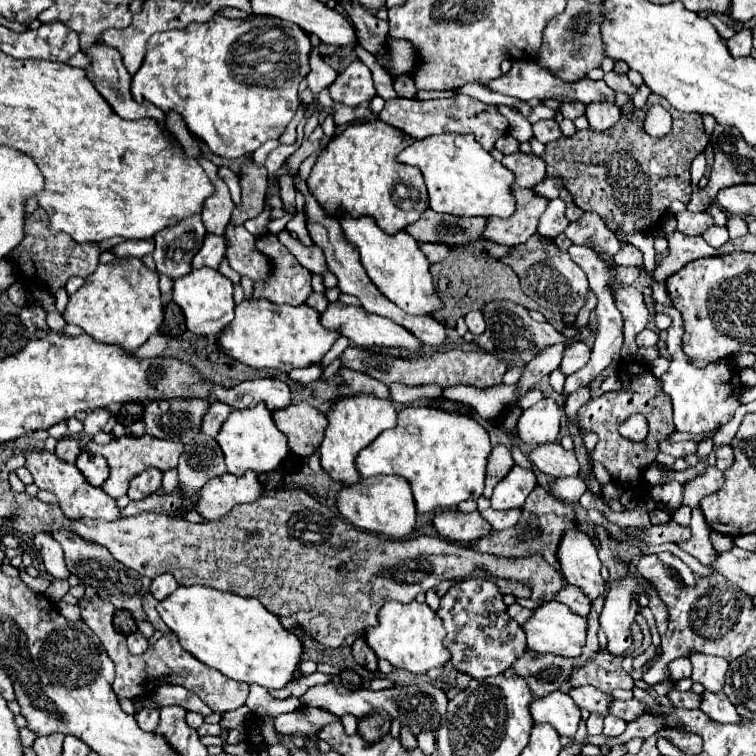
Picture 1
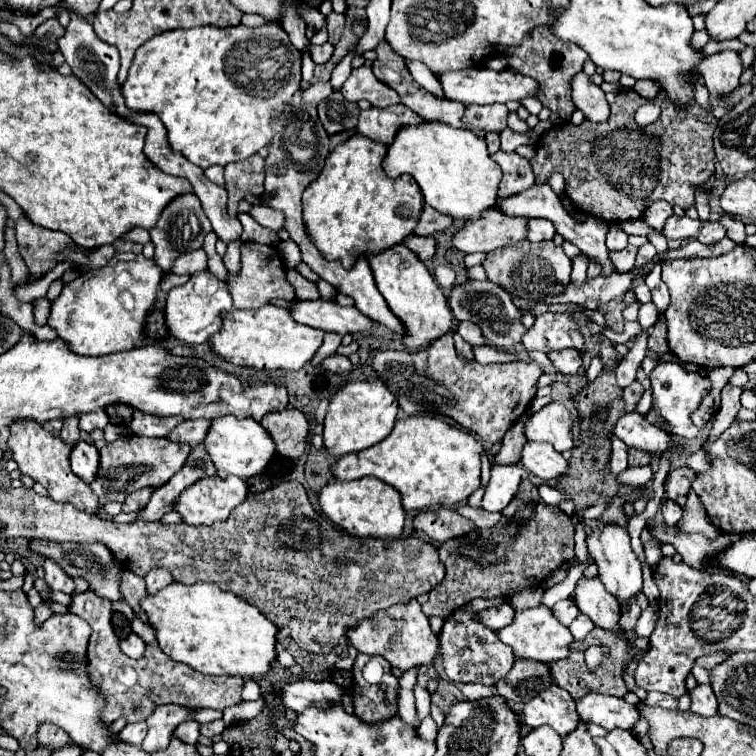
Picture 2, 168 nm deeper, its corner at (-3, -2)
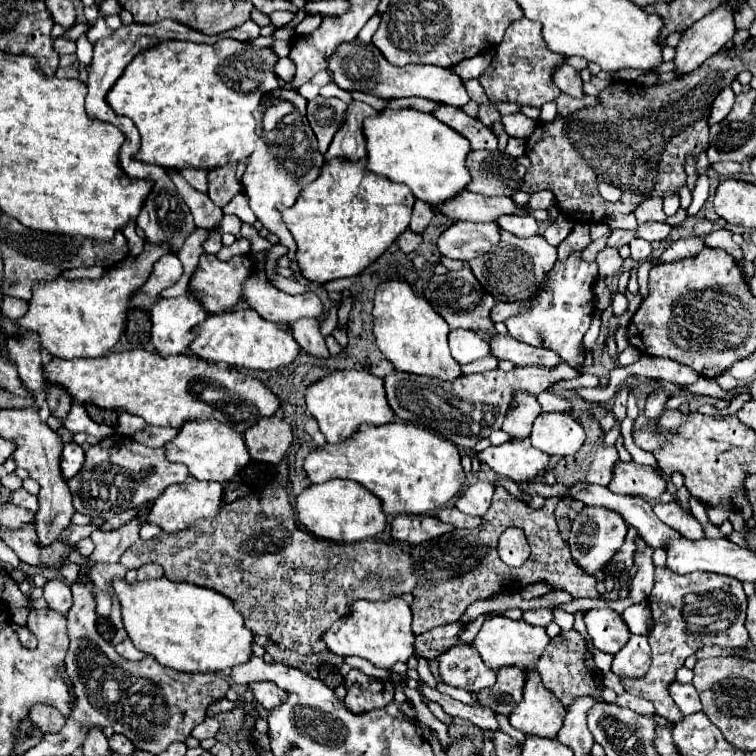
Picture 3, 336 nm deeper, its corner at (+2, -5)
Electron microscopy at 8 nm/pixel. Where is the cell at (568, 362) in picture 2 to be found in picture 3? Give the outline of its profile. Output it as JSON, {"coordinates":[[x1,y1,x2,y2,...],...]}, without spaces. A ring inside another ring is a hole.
{"coordinates":[[495,334,489,340,491,346,491,356,497,360,509,360,515,366,545,366,545,368,555,368,561,360,555,352,545,350,545,348,533,348,527,346,509,334]]}

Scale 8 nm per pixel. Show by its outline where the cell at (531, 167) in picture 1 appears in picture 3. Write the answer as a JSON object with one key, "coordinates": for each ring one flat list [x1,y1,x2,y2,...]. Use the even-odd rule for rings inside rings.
{"coordinates":[[501,150,467,154,467,170,471,170,467,190,483,196,513,196,523,186,525,168]]}

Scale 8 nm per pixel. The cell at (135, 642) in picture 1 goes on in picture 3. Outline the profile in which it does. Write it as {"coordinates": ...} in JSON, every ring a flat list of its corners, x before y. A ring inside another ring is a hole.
{"coordinates":[[129,638,123,640,121,644,117,644,115,650,117,650,123,658,127,658,127,660,143,660,143,658,145,658,145,654,139,652,139,650,133,646,133,642,131,642]]}

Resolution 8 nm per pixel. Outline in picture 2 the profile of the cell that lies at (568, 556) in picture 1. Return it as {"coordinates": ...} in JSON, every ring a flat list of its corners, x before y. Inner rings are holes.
{"coordinates":[[582,575,574,589,576,605,584,615,588,615,596,627,620,631,618,619,620,619,620,605,612,593,606,591,604,583,600,583,600,577,586,577]]}

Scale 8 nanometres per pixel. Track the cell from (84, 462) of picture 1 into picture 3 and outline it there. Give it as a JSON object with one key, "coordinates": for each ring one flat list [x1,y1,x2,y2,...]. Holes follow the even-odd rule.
{"coordinates":[[67,442,61,452,61,476,65,480,73,478,81,470,83,462,85,462,85,456,83,456,81,446,75,442]]}

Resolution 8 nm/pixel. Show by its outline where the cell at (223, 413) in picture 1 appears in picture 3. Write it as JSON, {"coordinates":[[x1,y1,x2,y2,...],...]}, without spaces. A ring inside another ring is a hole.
{"coordinates":[[143,426,143,430,139,430,139,434,133,434,131,438,135,438,137,442,143,442,145,446,151,448,163,448,171,438,175,438,179,430,177,428,161,428,161,426]]}

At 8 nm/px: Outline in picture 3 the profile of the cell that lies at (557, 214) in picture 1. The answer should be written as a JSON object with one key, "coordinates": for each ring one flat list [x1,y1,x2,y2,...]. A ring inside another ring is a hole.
{"coordinates":[[505,214,503,218,495,220,503,230,519,236,519,238,529,238,537,234,537,220,533,216,519,216,519,214]]}

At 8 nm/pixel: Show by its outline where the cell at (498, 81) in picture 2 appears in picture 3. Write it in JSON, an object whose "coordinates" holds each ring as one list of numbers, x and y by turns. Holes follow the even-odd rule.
{"coordinates":[[355,38,353,42,343,42,335,48,335,54,327,58,327,70,331,72,333,82,343,90,361,90,369,92,379,98,403,98,403,96,421,96,431,98,449,106,463,106,469,102,467,90,457,74,441,66,425,66,425,64,411,64,411,66,391,66,383,54,371,42,361,42]]}

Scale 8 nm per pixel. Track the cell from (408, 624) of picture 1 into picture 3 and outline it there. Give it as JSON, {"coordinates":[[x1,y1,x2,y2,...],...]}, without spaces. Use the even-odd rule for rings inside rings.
{"coordinates":[[401,598,389,600,357,600,351,604,349,614,339,618,325,634,323,642,337,656,359,656,373,662,377,668,389,670,395,662,407,662,413,656,413,640,411,632,411,608]]}

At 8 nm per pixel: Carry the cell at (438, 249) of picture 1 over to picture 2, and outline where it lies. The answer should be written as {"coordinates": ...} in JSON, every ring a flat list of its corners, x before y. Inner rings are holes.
{"coordinates":[[408,235,404,243,422,259,428,261,436,255,436,241,434,237,418,237,418,235]]}

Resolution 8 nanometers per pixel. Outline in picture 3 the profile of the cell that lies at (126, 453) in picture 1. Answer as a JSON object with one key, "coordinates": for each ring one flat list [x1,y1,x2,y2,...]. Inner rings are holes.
{"coordinates":[[113,434,85,452,83,470,79,470,75,478,67,480,67,486,71,490,73,506,77,512,91,518,99,516,109,520,123,510,153,502,167,486,181,484,187,476,189,472,183,464,173,464,165,458,165,448,155,450,131,440,129,436]]}

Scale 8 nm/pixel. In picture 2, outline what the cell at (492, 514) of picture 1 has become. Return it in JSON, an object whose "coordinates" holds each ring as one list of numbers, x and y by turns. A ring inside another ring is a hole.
{"coordinates":[[460,505,456,509,462,517,470,519,478,529,488,529,488,527,496,527,496,523,500,521,500,513,490,513,484,509,472,509,468,505]]}

